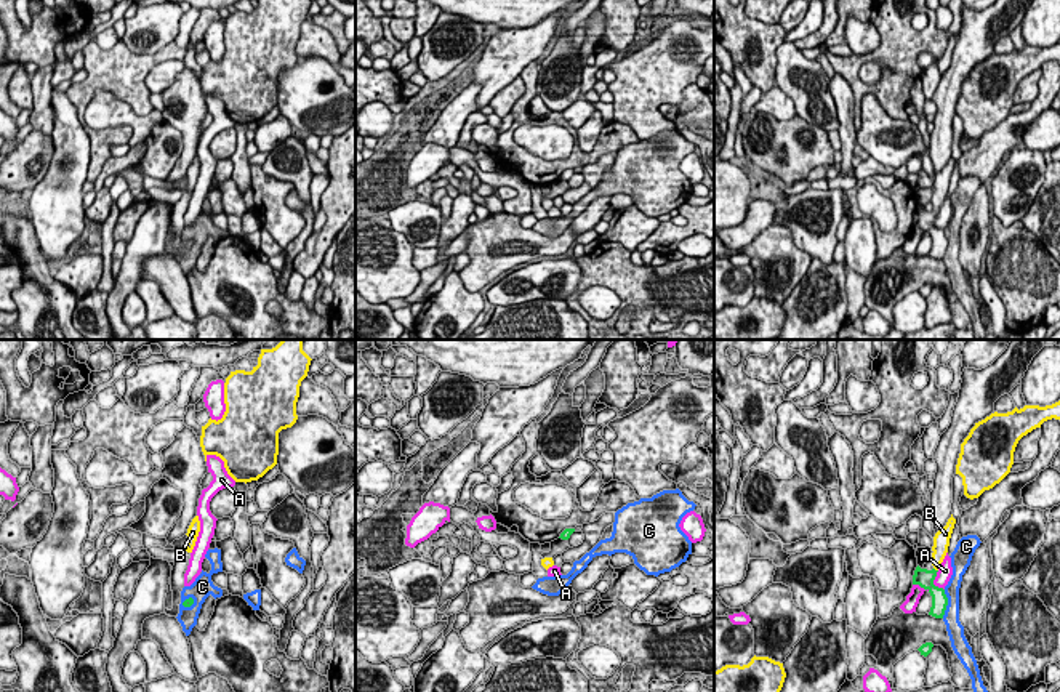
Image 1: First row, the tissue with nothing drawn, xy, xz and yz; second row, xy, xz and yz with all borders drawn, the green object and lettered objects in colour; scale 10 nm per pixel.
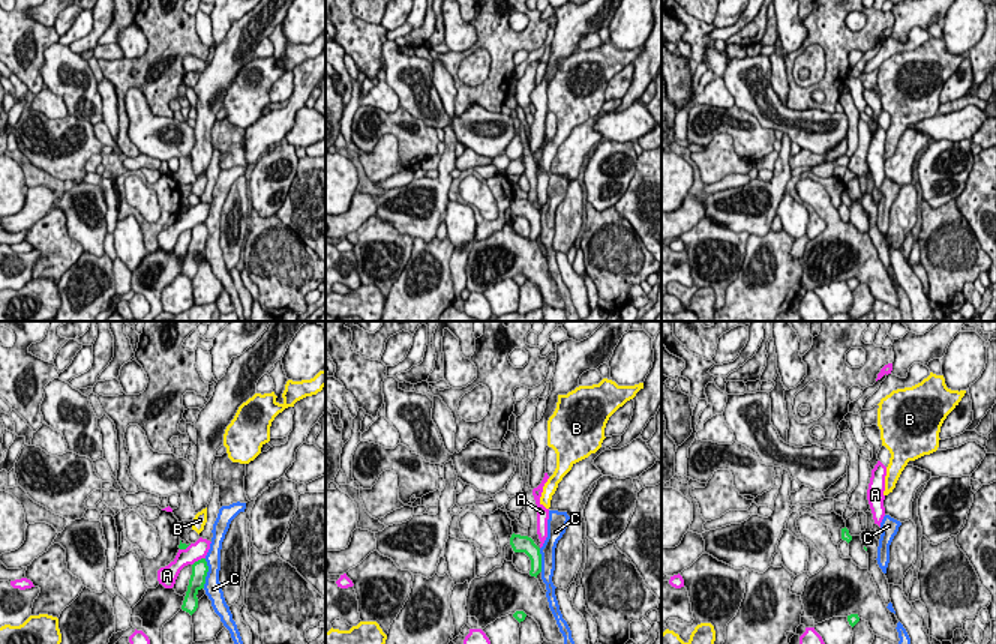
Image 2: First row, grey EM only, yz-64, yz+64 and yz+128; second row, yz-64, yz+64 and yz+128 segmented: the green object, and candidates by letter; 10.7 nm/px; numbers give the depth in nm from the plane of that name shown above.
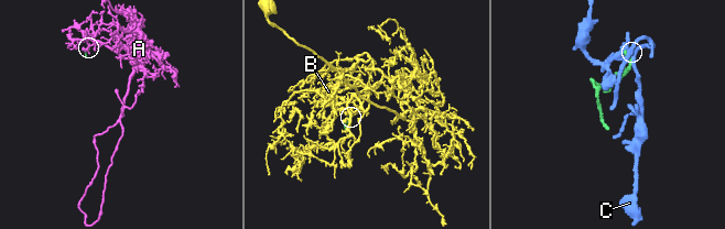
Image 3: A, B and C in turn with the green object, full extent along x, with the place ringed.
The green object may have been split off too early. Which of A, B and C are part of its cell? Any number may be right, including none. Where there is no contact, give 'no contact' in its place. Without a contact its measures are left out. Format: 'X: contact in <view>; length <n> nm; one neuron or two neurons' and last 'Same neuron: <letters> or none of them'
A: contact in yz; length 220 nm; two neurons
B: contact in yz; length 60 nm; one neuron
C: contact in yz; length 280 nm; two neurons
Same neuron: B

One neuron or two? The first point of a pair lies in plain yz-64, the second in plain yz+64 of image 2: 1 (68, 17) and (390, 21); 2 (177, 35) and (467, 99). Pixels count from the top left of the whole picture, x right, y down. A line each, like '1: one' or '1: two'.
1: one
2: one

